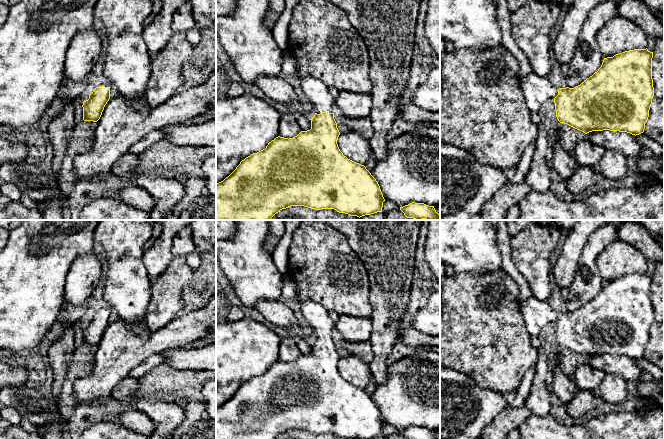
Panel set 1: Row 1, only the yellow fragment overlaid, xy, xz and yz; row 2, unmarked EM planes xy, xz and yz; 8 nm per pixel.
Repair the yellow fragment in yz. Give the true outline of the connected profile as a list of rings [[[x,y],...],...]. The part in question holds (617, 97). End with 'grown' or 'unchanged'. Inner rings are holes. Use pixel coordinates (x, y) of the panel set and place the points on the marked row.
[[[647,48],[604,58],[598,71],[574,88],[558,89],[550,80],[533,71],[526,77],[520,75],[519,84],[530,112],[539,113],[545,102],[553,100],[558,121],[585,134],[610,130],[636,136],[644,132],[654,96],[652,58],[653,52]]]; grown

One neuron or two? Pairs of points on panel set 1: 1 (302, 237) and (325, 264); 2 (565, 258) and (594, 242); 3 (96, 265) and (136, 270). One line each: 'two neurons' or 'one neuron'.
1: one neuron
2: two neurons
3: two neurons

